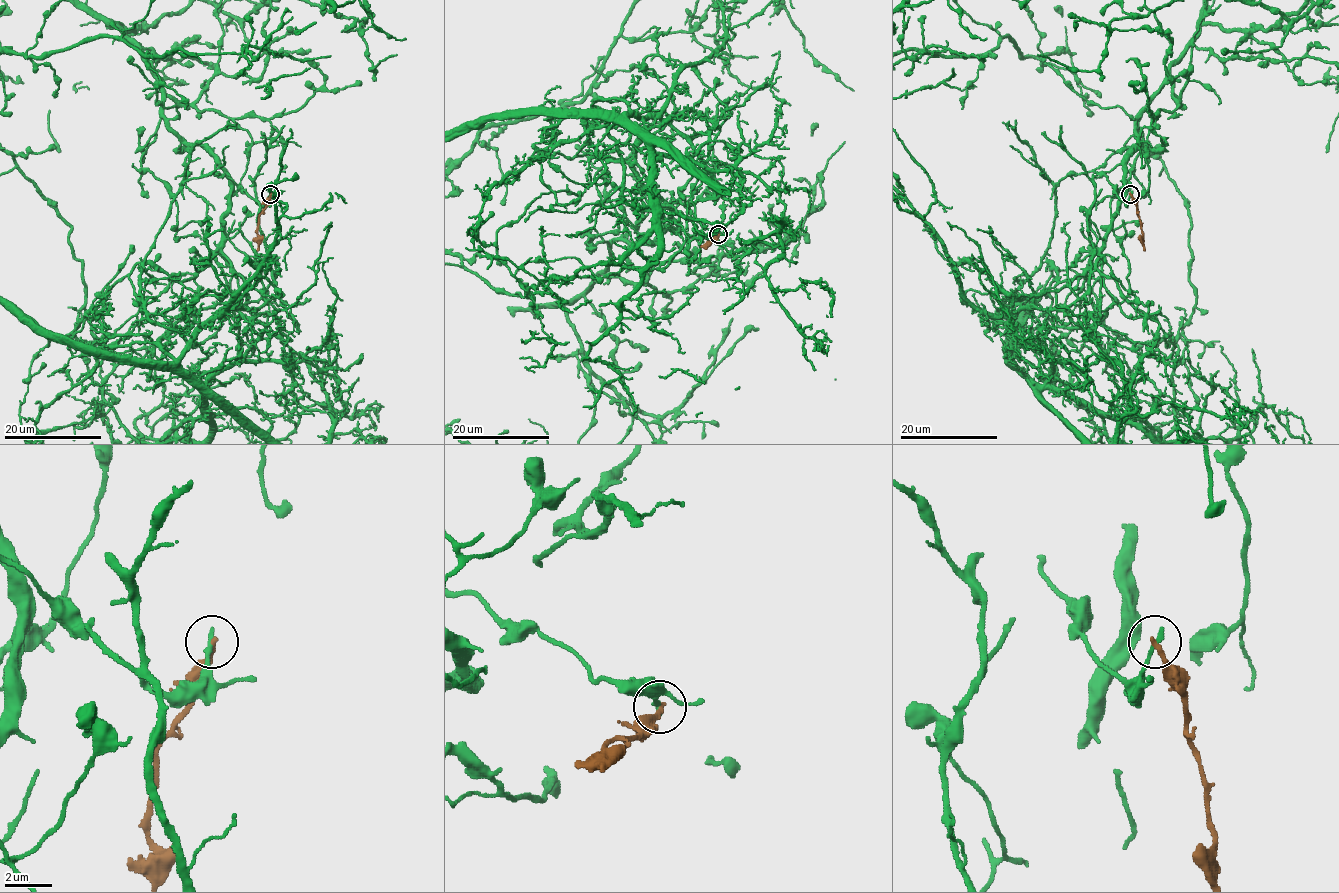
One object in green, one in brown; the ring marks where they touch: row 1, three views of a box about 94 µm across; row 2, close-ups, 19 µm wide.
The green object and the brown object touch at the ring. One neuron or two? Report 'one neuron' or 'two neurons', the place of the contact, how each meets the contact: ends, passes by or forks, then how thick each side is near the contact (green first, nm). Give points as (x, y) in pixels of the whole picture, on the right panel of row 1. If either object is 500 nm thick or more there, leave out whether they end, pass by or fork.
two neurons | (1130, 194) | green ends | brown ends | 240/220 nm

